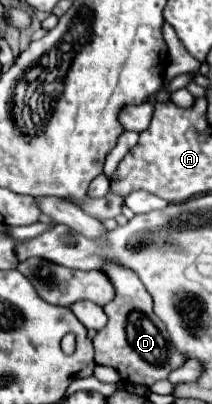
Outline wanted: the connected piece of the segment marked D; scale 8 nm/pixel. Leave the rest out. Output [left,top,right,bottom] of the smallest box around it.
[94,263,186,387]

